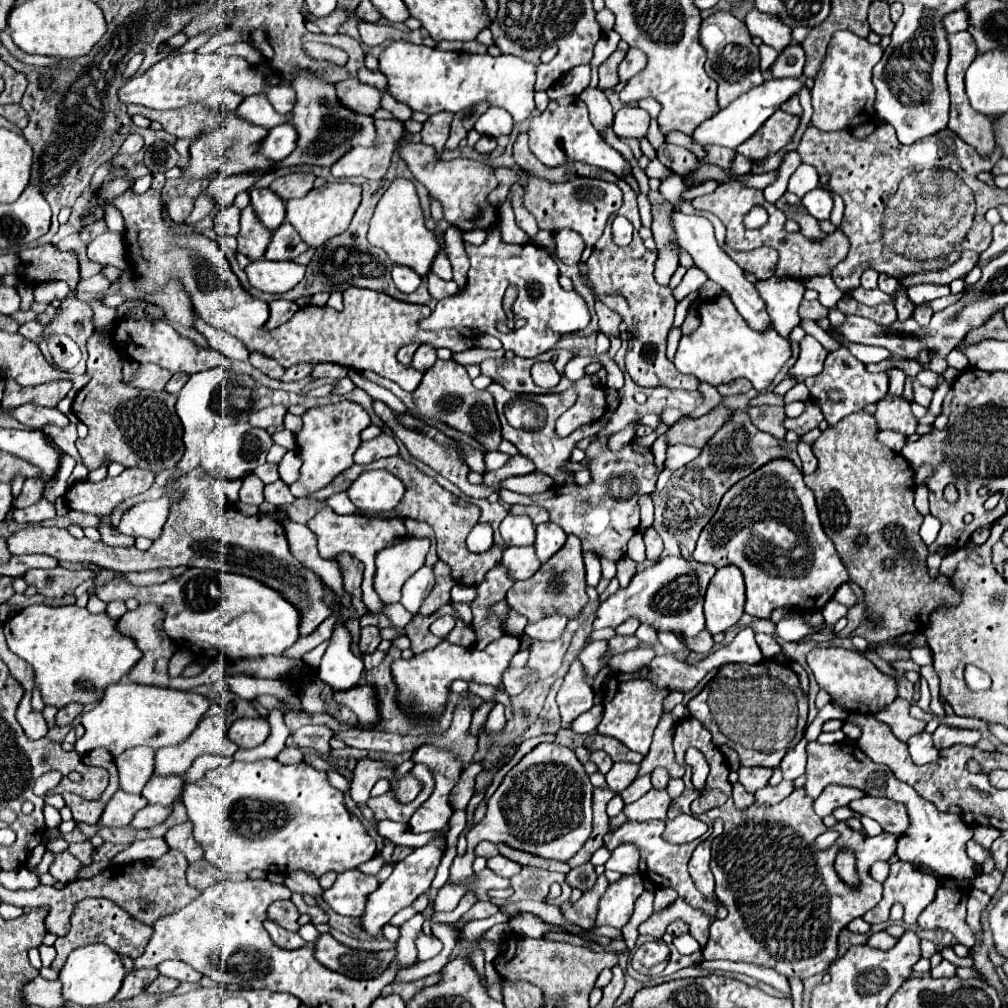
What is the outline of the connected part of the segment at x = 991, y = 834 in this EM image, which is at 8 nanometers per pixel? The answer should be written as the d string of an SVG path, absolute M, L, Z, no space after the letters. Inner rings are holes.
M976 825L974 827L973 840L986 849L990 849L994 840L1000 836L1001 832L993 827Z

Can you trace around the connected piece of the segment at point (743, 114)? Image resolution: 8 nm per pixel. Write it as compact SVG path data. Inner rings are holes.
M786 77L786 79L770 79L770 81L764 81L762 85L758 87L752 87L750 91L746 91L744 95L740 95L736 101L732 101L726 109L720 109L714 117L706 119L692 135L692 139L698 143L698 145L722 145L722 147L728 147L728 149L736 149L740 143L744 143L746 139L750 139L756 129L774 113L780 109L782 103L786 103L790 97L798 95L800 89L802 89L802 79L792 79L792 77Z

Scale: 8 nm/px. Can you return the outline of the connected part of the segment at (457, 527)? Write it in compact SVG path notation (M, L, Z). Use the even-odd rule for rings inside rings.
M400 455L396 457L386 457L386 459L378 459L370 465L352 465L348 471L344 471L342 475L338 475L328 487L308 495L312 499L326 499L334 493L340 493L340 491L346 491L348 487L355 481L363 471L385 469L394 473L406 487L406 495L404 499L398 503L396 511L400 517L410 517L410 519L416 519L416 521L426 521L434 533L436 533L436 541L438 541L438 557L440 561L448 563L450 569L452 569L452 577L460 583L460 585L468 585L468 587L476 587L484 581L484 575L488 569L492 569L494 565L500 563L500 557L502 557L502 549L500 547L490 547L490 551L482 553L482 555L474 555L466 549L466 535L470 533L470 529L478 523L478 517L480 517L480 509L456 495L452 495L450 491L442 489L432 477L424 475L422 471L418 471L412 463L406 463Z

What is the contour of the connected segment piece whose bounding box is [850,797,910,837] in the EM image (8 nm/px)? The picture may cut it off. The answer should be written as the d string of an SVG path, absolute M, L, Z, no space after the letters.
M862 797L860 801L852 801L850 809L878 821L886 833L896 837L900 837L910 823L906 807L886 797Z

